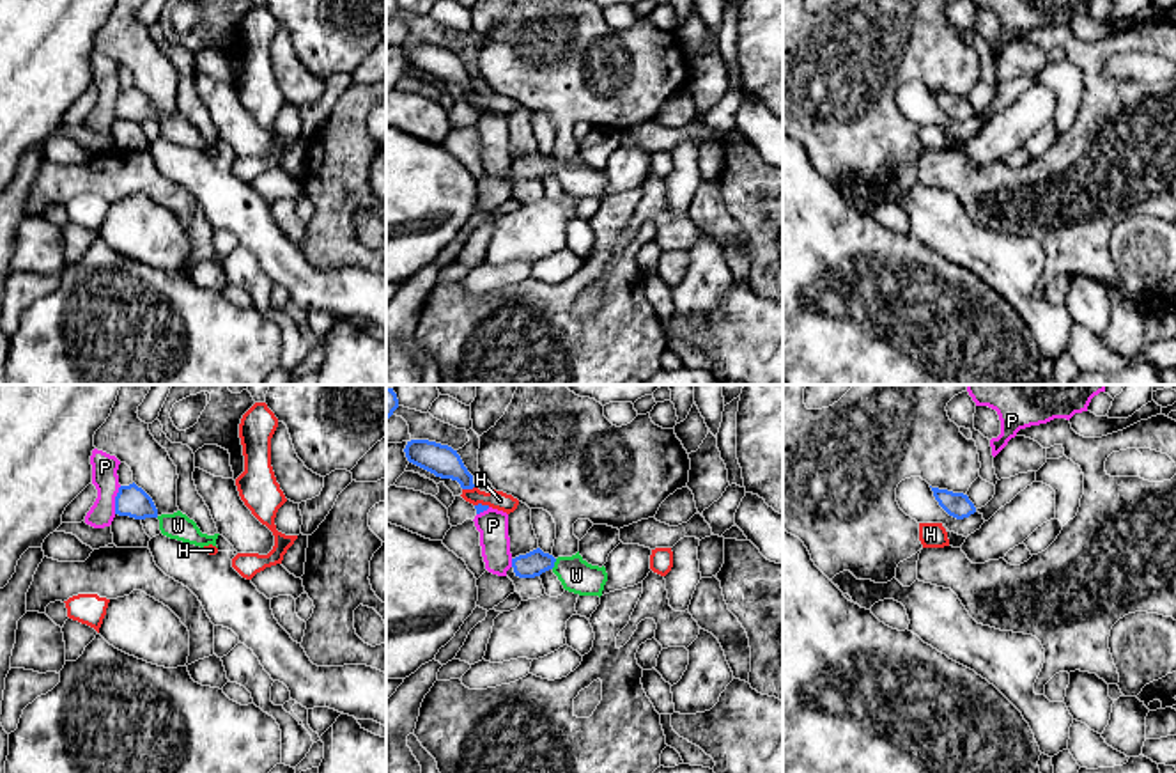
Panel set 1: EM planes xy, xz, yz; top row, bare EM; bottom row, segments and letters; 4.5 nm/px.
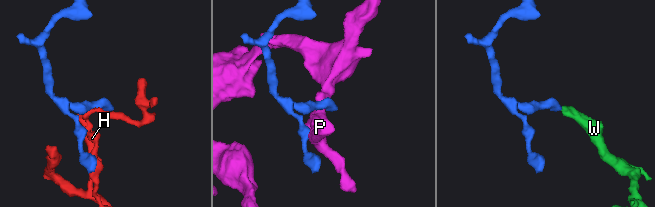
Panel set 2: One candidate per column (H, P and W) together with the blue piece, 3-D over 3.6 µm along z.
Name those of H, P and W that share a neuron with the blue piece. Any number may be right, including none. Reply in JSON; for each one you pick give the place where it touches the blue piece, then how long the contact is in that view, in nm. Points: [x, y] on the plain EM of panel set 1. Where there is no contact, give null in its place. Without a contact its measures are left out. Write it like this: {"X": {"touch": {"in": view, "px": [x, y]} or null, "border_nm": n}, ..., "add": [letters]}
{"W": {"touch": {"in": "xz", "px": [553, 167]}, "border_nm": 50}, "add": ["W"]}

